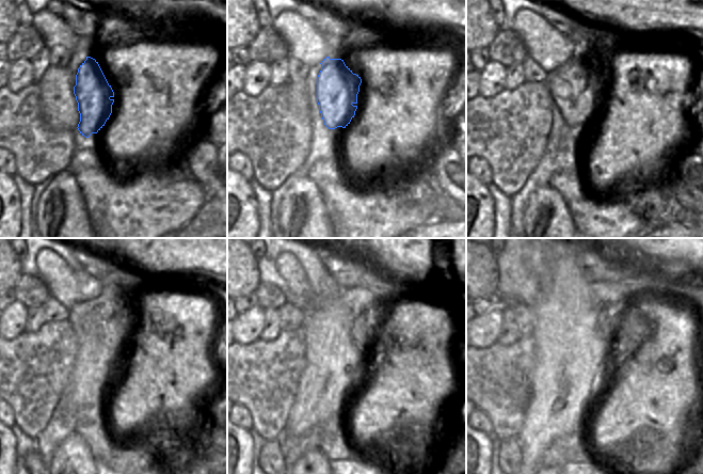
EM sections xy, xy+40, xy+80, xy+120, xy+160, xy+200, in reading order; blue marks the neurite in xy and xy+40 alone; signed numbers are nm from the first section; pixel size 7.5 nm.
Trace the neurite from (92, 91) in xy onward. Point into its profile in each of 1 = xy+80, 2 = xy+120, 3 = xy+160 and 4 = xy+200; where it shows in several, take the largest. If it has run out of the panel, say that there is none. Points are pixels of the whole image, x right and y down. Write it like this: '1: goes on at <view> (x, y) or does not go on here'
1: goes on at xy+80 (584, 76)
2: goes on at xy+120 (116, 309)
3: goes on at xy+160 (365, 306)
4: goes on at xy+200 (609, 299)

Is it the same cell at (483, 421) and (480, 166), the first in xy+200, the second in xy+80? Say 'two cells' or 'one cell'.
one cell

